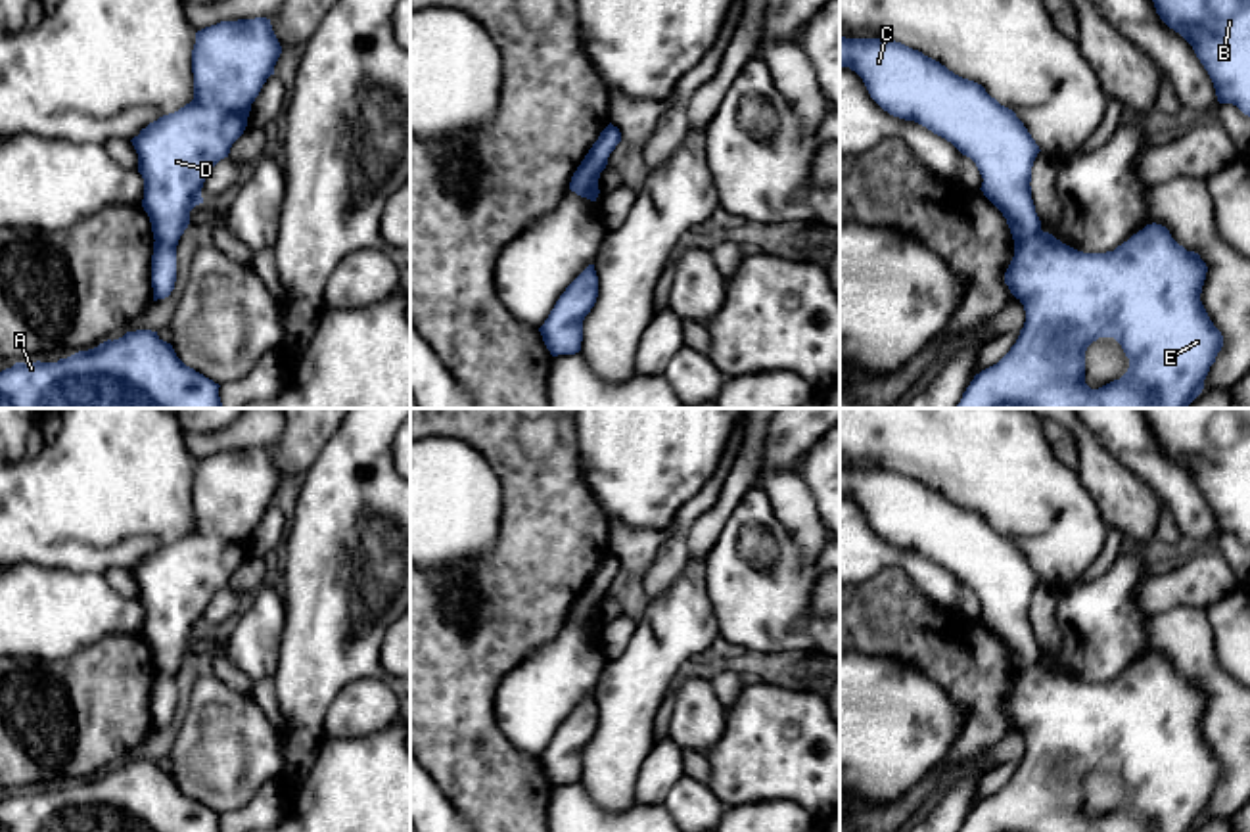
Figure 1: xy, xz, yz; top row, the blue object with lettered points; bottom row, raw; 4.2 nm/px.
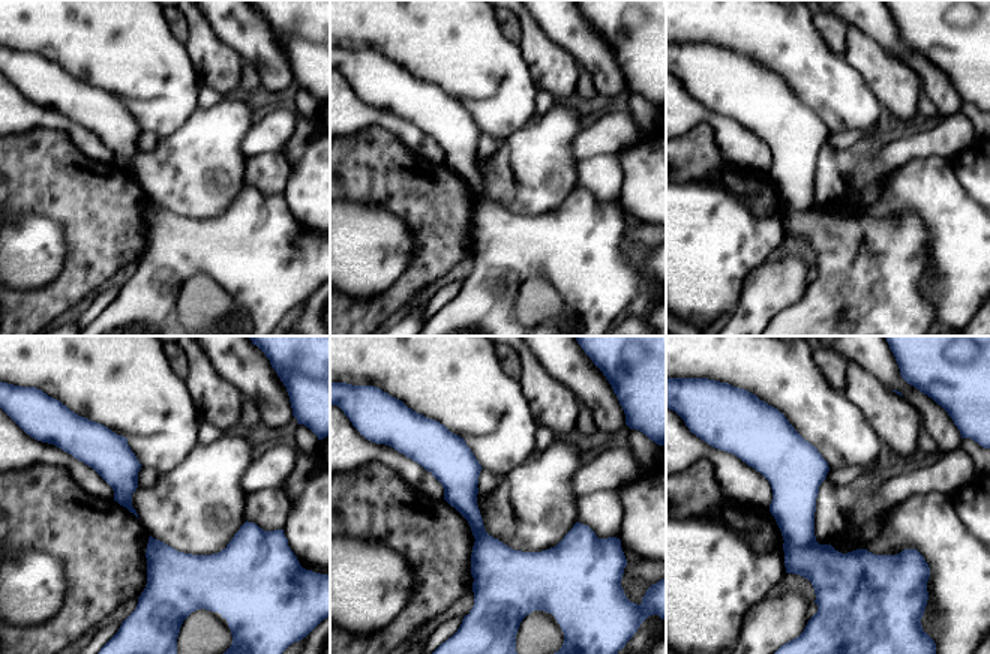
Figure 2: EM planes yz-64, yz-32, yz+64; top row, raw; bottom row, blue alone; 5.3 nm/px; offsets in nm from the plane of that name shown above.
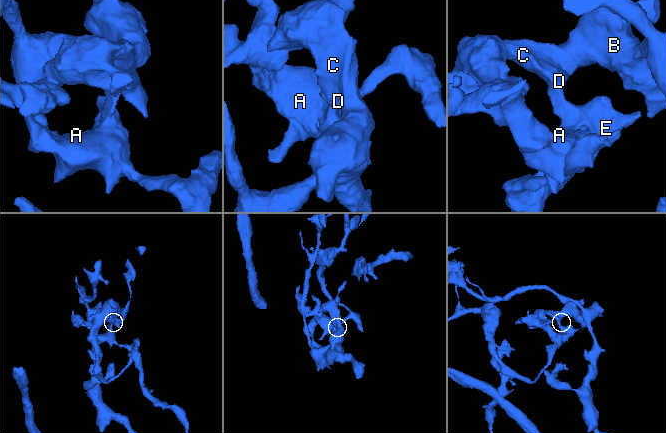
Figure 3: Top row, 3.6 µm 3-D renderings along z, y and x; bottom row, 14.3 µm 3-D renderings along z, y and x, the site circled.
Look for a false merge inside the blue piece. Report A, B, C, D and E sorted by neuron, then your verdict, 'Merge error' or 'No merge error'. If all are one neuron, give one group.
Groups: A E / B C D. Merge error

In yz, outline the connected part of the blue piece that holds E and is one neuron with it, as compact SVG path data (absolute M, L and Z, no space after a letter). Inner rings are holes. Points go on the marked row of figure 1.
M1156 222L1106 253L1077 251L1041 230L1016 247L1005 272L1005 284L1024 305L1024 328L997 364L974 376L955 408L1187 408L1202 393L1223 347L1223 335L1200 301L1206 272L1200 255L1187 251ZM1099 337L1114 337L1129 358L1129 368L1120 380L1091 389L1085 383L1085 351Z

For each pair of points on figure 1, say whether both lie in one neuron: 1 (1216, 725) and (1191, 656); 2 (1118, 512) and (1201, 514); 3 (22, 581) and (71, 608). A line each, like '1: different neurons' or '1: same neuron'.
1: same neuron
2: different neurons
3: same neuron

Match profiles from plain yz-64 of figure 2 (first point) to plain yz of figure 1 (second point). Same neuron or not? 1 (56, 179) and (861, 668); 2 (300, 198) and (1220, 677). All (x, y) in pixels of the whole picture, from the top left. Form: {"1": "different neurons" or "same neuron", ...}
{"1": "different neurons", "2": "different neurons"}

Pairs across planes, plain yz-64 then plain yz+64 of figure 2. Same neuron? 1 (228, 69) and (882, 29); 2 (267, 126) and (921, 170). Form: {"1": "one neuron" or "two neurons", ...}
{"1": "two neurons", "2": "two neurons"}

